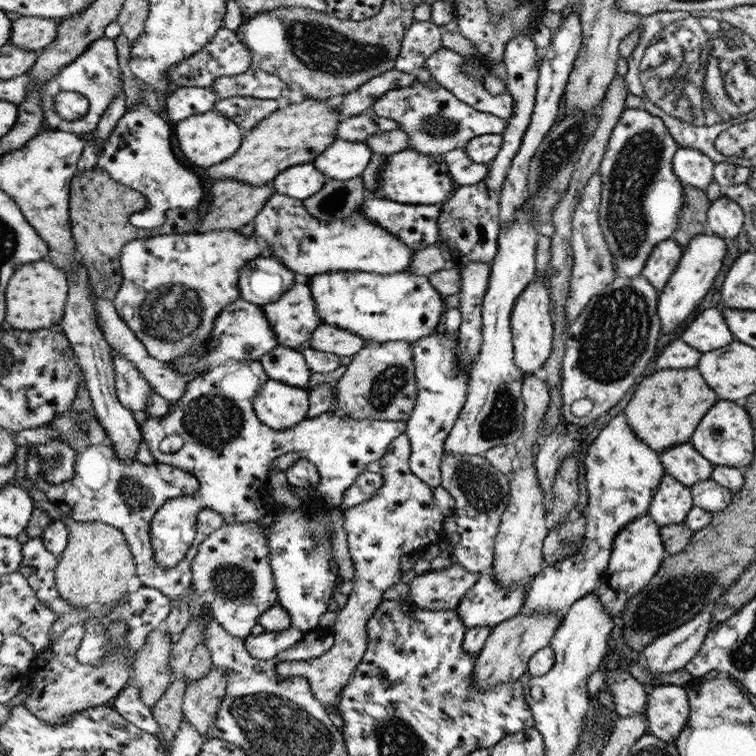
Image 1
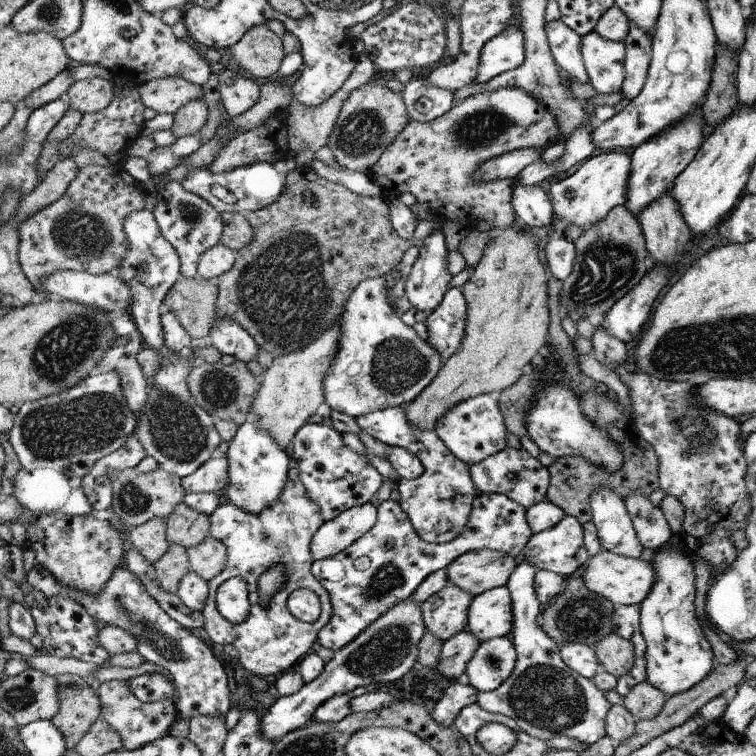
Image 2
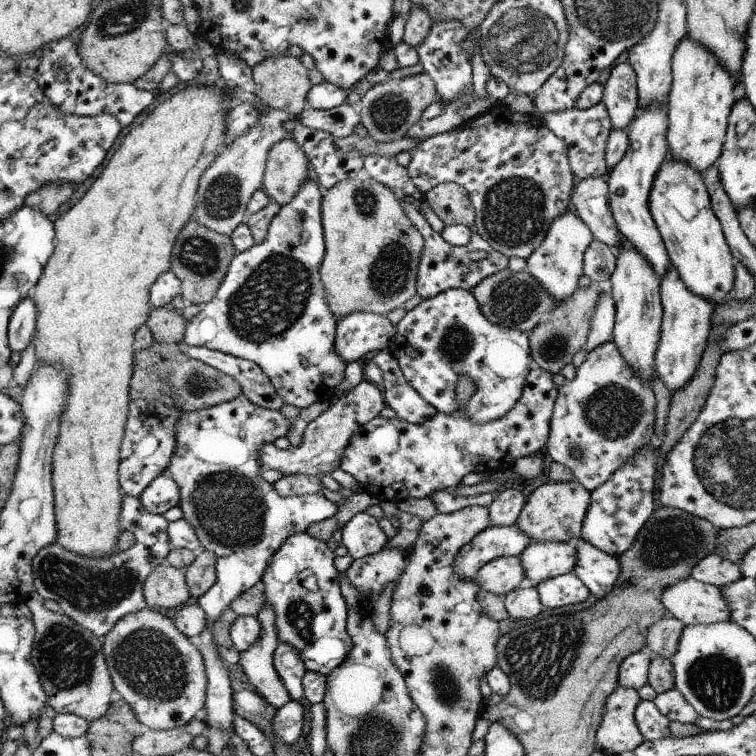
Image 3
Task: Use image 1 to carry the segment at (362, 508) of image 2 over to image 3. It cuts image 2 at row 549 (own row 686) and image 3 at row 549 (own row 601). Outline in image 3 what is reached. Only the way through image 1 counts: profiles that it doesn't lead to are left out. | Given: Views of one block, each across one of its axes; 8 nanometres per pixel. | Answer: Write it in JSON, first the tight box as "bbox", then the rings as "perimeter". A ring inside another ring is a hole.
{"bbox":[341,511,388,559],"perimeter":[[[366,511],[358,512],[350,522],[344,524],[344,528],[342,528],[341,531],[341,551],[349,553],[354,559],[380,552],[382,548],[388,545],[388,536],[386,536],[384,530],[378,525],[376,518],[368,514]]]}

